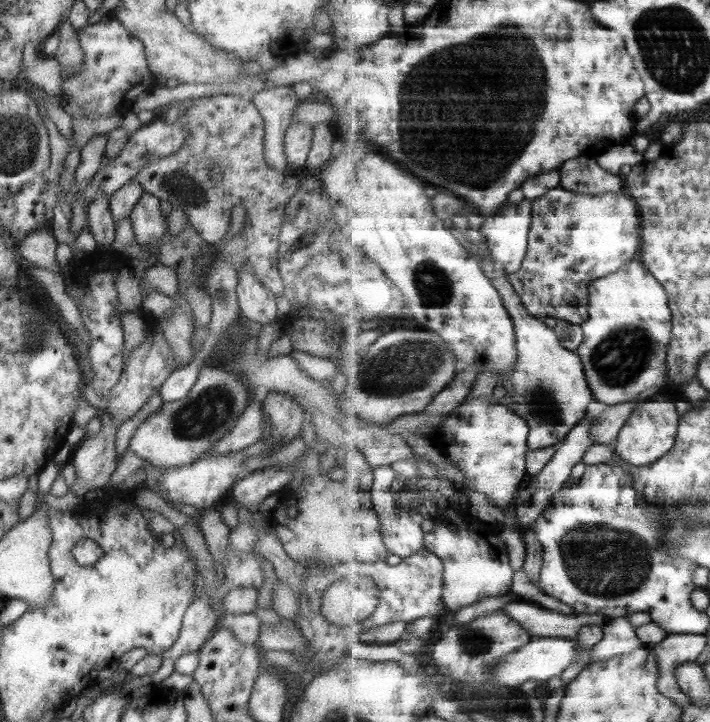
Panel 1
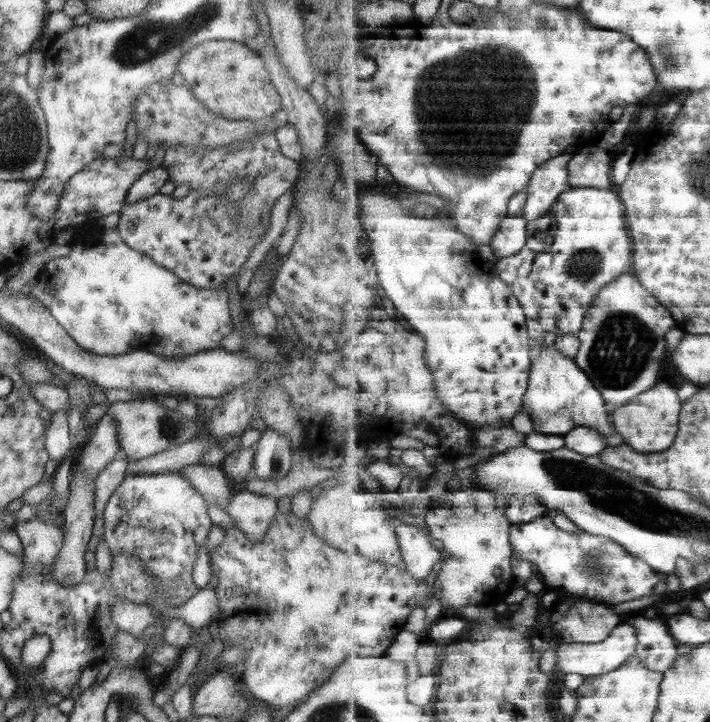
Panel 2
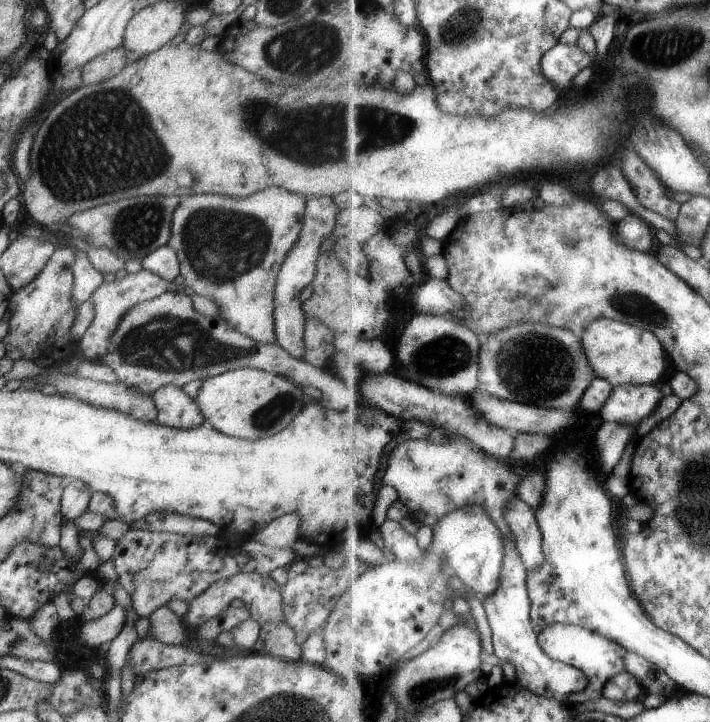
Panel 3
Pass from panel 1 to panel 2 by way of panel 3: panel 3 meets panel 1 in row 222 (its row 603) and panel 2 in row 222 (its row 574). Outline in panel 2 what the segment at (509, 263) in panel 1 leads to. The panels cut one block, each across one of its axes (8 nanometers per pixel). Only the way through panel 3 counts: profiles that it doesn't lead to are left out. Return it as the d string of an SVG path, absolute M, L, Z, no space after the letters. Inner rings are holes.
M515 215L506 216L499 232L492 237L490 246L497 259L521 252L528 241L528 220Z

